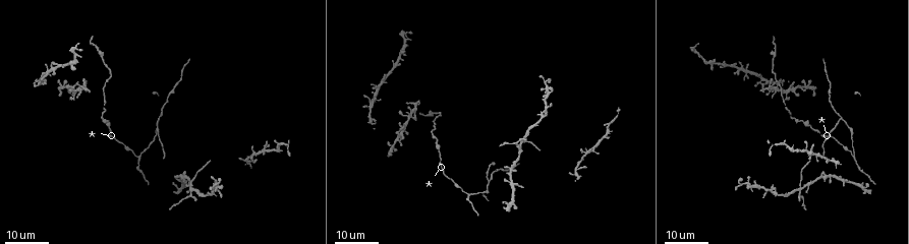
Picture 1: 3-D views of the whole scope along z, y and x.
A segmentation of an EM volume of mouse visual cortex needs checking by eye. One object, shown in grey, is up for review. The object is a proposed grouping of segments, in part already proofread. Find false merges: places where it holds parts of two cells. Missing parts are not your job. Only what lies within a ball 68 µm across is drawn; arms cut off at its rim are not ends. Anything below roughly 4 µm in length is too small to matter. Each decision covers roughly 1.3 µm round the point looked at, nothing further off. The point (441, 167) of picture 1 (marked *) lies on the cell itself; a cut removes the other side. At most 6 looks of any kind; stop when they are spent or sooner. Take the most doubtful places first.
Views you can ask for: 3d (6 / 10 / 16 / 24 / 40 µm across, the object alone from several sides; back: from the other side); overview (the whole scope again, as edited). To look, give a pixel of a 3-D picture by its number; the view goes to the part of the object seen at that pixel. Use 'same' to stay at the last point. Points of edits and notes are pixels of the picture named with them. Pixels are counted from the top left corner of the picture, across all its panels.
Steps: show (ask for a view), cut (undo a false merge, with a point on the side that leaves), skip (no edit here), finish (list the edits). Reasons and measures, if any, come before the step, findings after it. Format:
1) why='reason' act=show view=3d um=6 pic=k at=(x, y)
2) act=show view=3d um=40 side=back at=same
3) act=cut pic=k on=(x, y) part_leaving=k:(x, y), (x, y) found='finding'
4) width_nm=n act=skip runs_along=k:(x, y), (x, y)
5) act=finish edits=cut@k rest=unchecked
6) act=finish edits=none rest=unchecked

why='four or more arms meet' act=show view=3d um=16 pic=1 at=(801, 187)

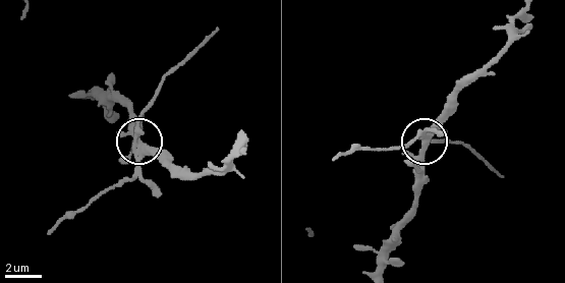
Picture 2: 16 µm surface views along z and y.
act=show view=3d um=6 at=same

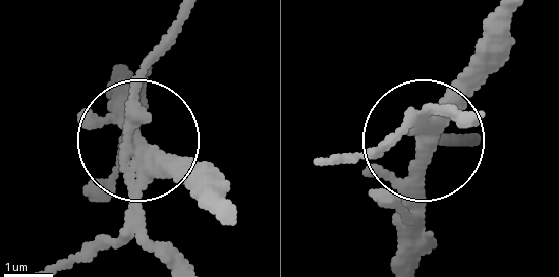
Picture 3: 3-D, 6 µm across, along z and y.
width_nm=320 act=cut pic=3 on=(138, 103) part_leaving=3:(135, 168), (135, 88), (179, 14) found='a second cell is stuck on'

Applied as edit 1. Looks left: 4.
act=show view=overview

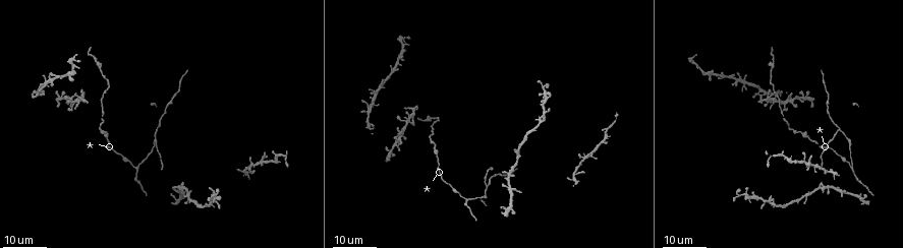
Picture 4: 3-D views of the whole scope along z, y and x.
why='a fork' act=show view=3d um=24 pic=4 at=(487, 184)

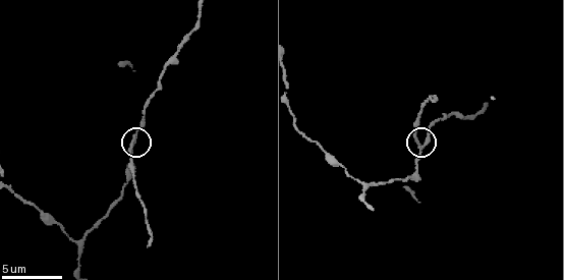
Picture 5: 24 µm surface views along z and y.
act=show view=3d um=10 pic=5 at=(132, 137)

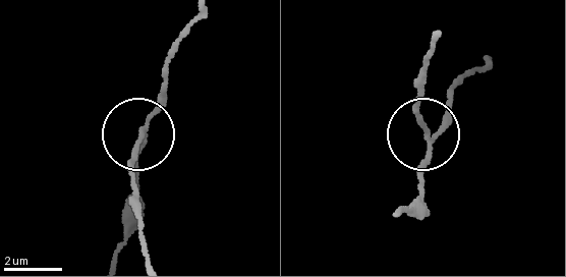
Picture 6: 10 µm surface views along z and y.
why='from behind' act=show view=3d um=10 side=back pic=6 at=(141, 137)

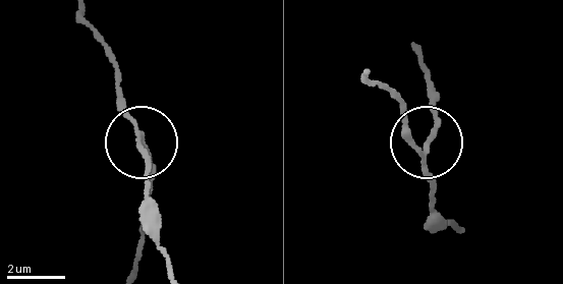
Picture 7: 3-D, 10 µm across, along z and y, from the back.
act=cut pic=7 on=(439, 122) part_leaving=7:(426, 150), (433, 98), (418, 59) found='a second cell is stuck on'

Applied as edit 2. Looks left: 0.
act=finish edits=cut@3,cut@7 rest=unchecked

